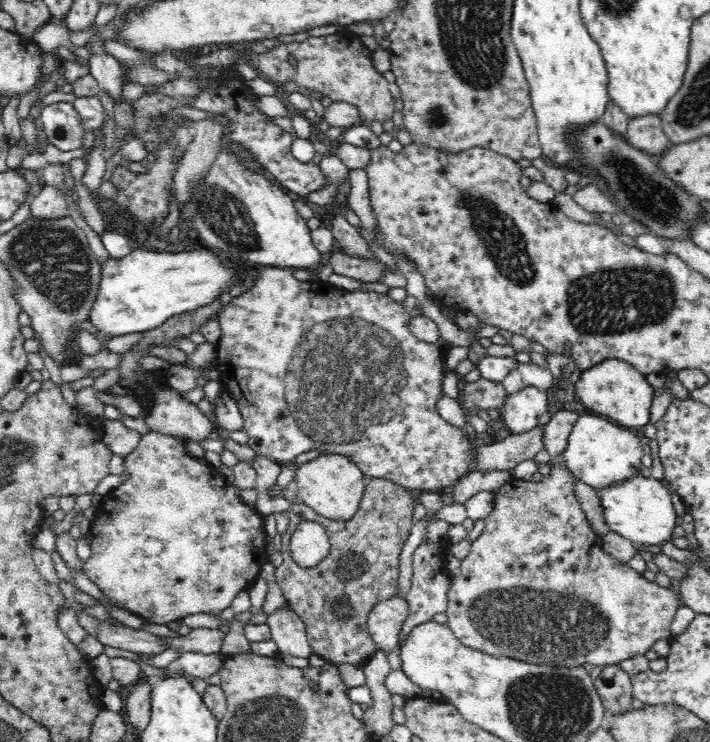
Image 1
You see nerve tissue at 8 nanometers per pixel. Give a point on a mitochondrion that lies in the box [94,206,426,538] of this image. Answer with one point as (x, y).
(345, 378)

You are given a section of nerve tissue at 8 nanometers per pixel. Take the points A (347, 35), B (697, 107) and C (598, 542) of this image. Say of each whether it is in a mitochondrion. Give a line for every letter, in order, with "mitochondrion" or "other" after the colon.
A: other
B: mitochondrion
C: other

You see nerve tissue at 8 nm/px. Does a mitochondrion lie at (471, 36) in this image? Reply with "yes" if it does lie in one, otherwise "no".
yes

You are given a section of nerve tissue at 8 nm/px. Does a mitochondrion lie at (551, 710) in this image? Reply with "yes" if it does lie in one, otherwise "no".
yes

